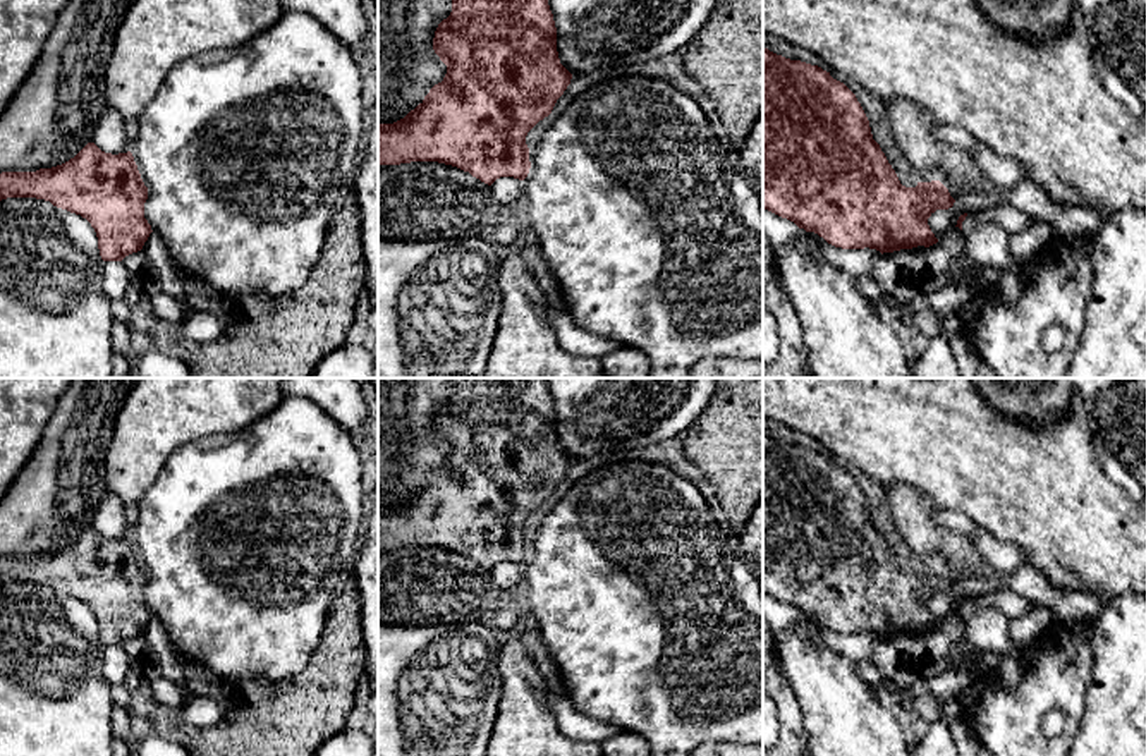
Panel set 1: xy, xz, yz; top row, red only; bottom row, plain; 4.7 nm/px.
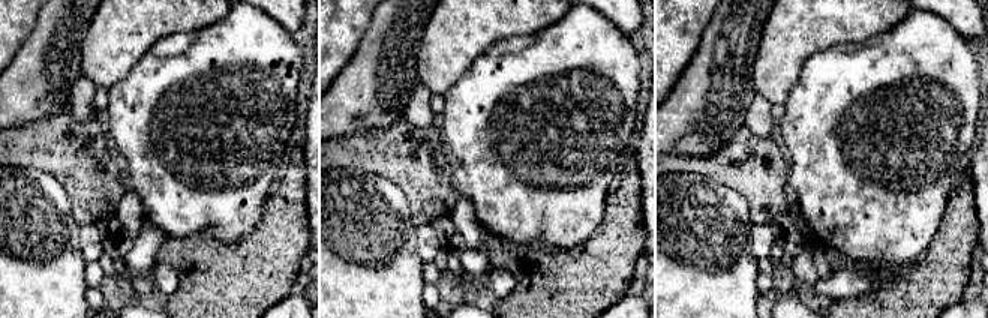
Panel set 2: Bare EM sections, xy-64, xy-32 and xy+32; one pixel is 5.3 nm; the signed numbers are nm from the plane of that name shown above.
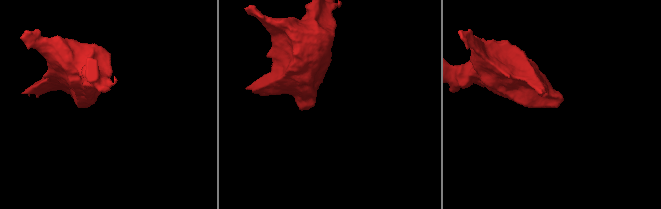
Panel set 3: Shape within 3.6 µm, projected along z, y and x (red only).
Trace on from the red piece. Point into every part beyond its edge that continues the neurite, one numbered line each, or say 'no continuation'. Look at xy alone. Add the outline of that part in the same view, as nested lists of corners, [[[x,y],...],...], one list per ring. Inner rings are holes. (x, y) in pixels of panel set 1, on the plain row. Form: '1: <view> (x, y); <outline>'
no continuation

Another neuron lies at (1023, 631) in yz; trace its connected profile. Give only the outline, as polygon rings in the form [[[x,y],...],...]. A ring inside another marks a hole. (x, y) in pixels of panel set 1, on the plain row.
[[[1033,605],[1027,615],[1009,620],[1010,651],[1017,656],[1055,622],[1043,605]]]

